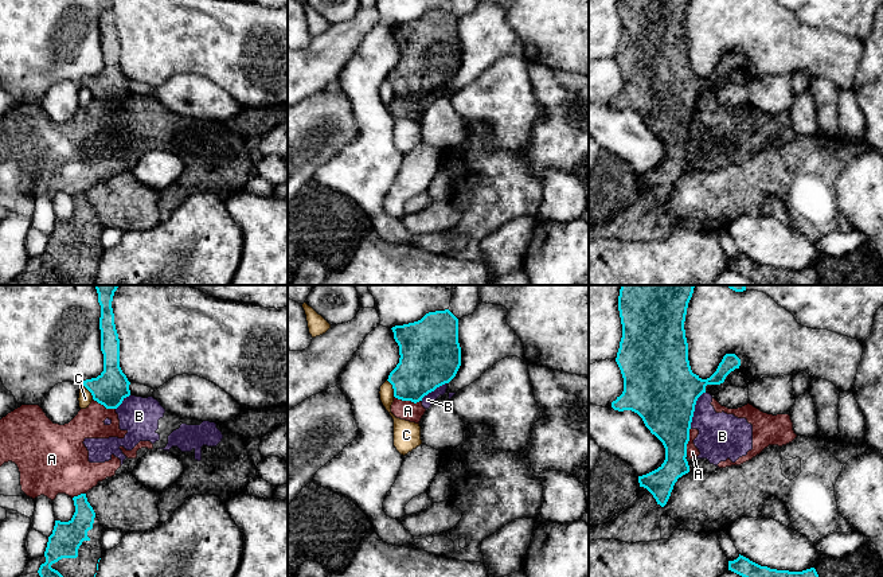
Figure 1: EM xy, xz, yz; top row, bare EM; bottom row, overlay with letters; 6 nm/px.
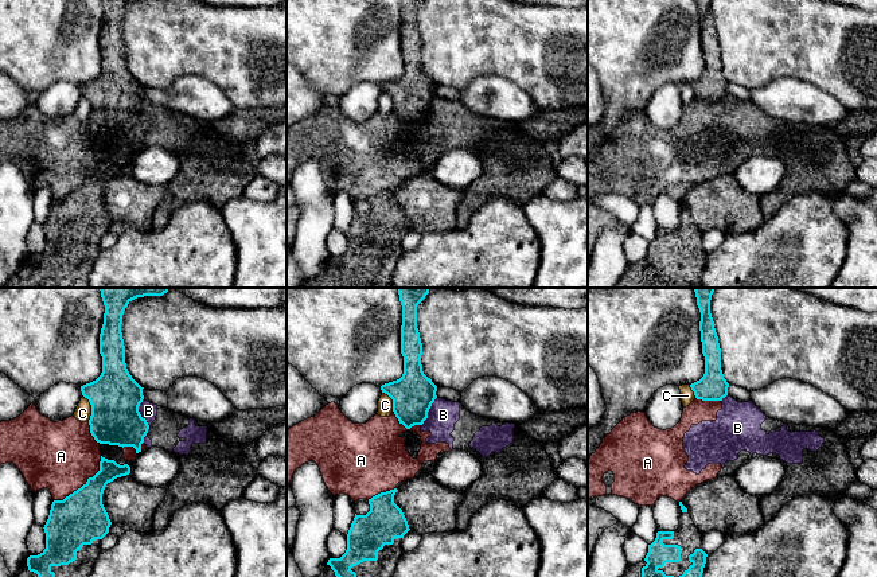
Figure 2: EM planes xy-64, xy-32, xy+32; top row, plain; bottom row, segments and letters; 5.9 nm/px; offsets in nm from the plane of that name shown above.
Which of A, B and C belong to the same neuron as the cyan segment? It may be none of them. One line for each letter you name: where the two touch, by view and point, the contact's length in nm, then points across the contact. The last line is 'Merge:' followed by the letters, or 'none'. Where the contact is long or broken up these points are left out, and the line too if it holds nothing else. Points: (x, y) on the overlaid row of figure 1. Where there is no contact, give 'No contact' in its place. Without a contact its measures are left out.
Merge: none

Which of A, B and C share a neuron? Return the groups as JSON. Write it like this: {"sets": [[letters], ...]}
{"sets": [["A", "B"], ["C"]]}

